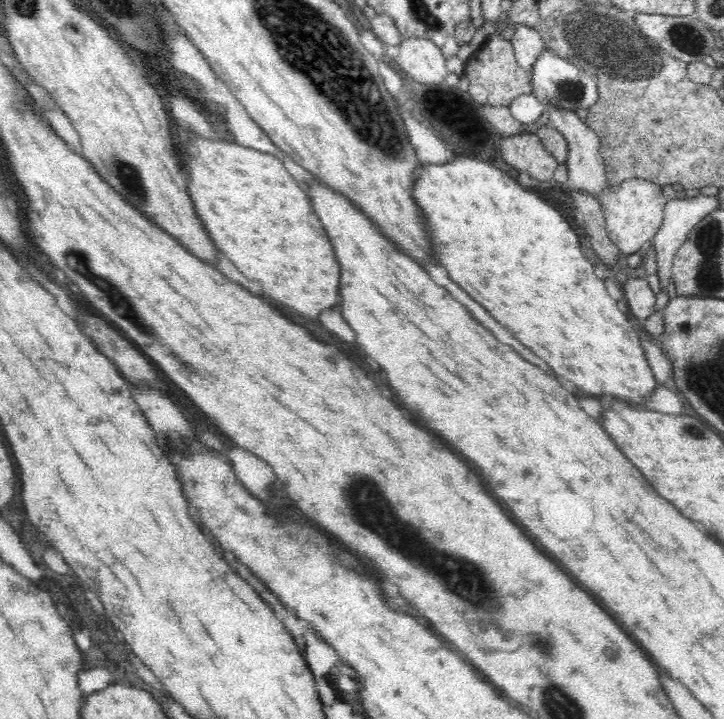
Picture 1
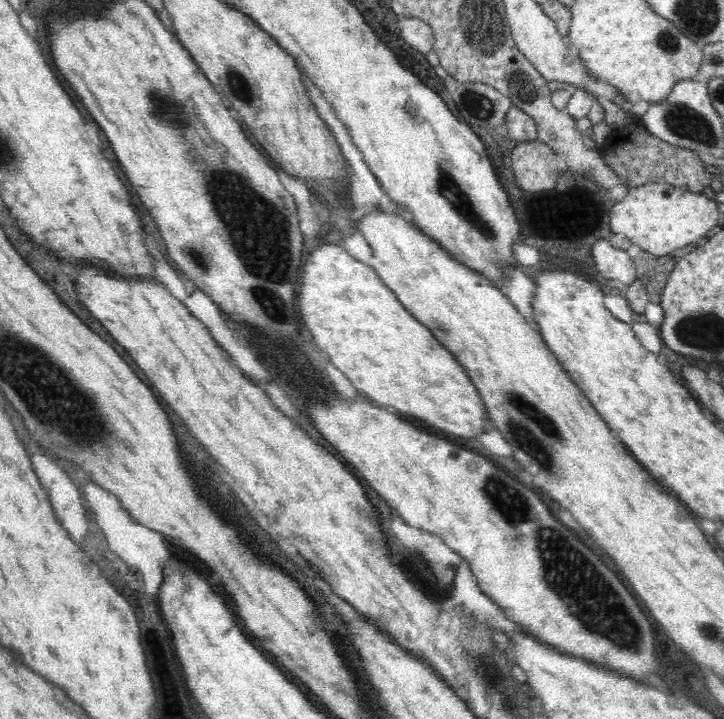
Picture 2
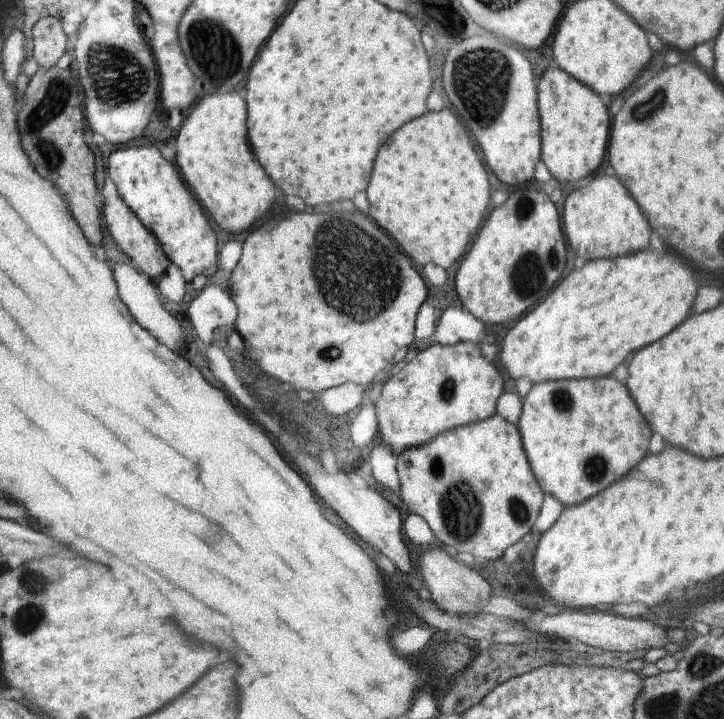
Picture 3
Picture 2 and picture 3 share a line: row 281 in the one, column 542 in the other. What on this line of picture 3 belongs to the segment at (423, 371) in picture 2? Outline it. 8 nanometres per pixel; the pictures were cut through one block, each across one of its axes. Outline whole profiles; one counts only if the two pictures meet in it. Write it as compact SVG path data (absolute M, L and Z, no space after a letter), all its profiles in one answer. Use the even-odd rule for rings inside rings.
M652 248L618 258L589 260L582 268L572 270L542 304L538 303L508 331L500 344L500 364L510 378L516 381L528 378L532 384L610 376L628 354L660 340L690 314L699 285L694 270L686 262L688 260L676 252L660 256L658 250Z

